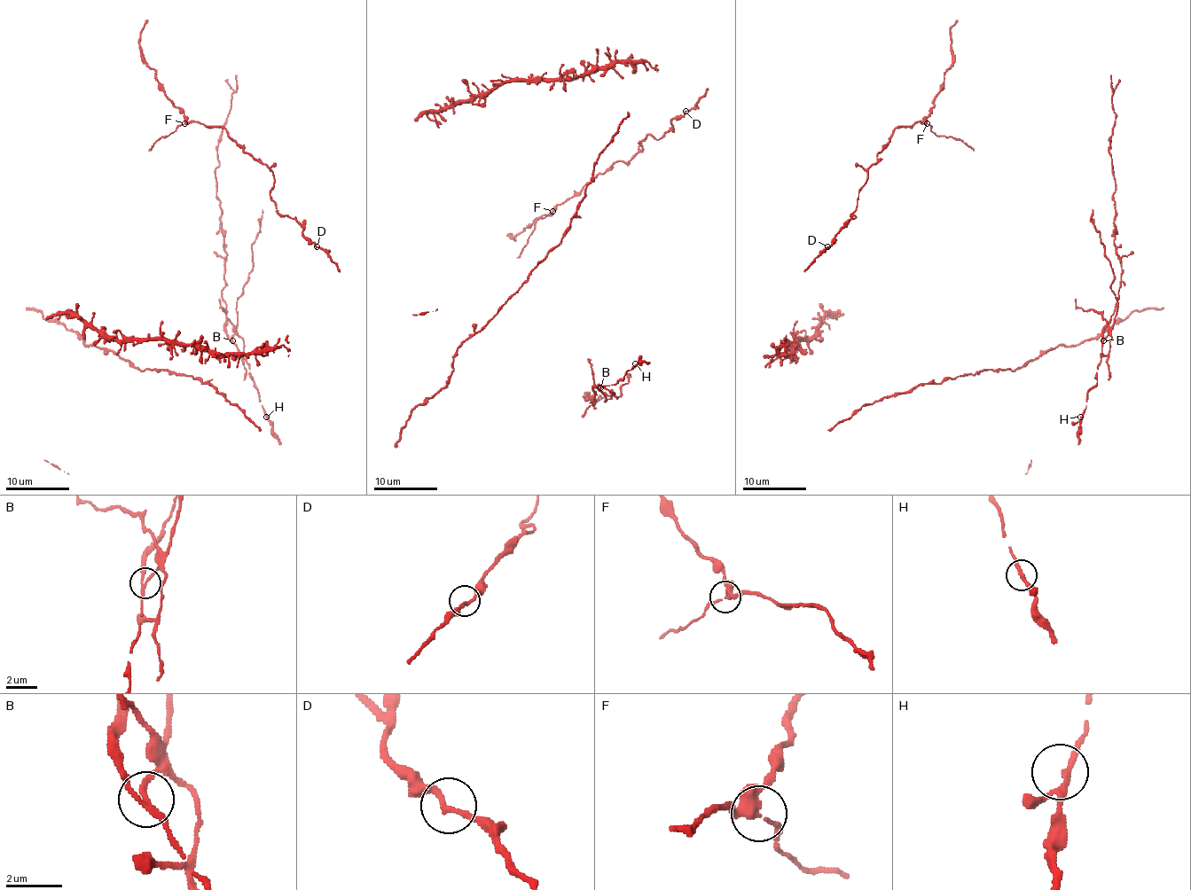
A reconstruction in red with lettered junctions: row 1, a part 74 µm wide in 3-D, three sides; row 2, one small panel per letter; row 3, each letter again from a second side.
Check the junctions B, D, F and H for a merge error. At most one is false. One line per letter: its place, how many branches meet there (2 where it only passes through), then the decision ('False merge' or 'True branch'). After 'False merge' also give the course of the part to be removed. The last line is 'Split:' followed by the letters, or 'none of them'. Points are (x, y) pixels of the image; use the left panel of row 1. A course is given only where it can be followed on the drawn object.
B: Place: (232, 340). Branches: 3. False merge. Course of the part to remove: (231, 340), (237, 325), (237, 300), (252, 269), (252, 245), (262, 210)
D: Place: (317, 246). Branches: 2. True branch
F: Place: (184, 123). Branches: 3. True branch
H: Place: (266, 417). Branches: 3. True branch
Split: B

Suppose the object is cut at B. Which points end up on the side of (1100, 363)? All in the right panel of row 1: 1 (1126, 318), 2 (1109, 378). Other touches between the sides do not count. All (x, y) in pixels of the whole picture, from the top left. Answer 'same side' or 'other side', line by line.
1: same side
2: other side

